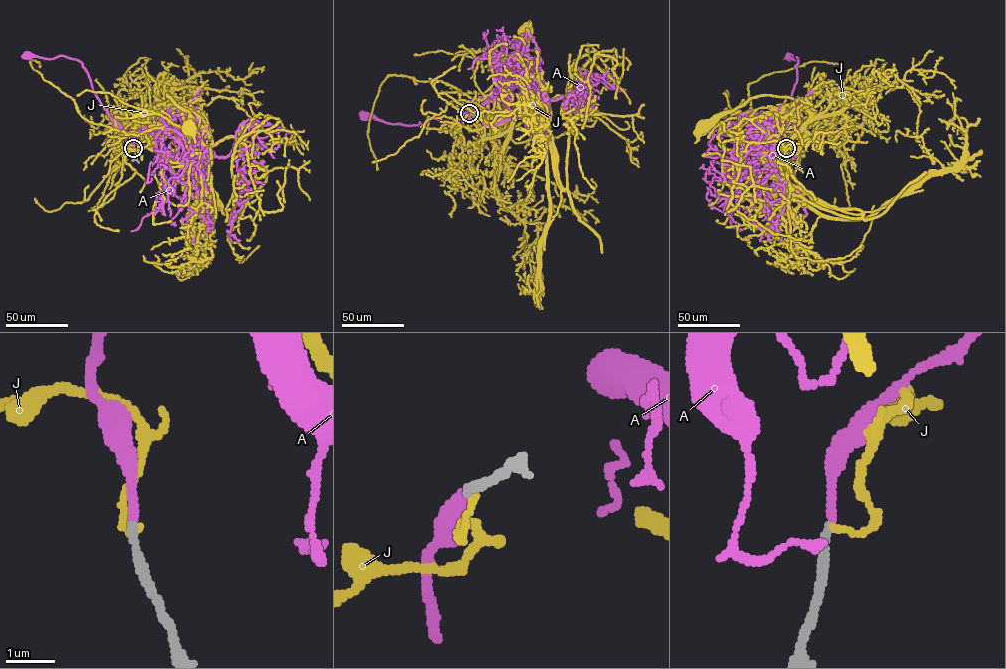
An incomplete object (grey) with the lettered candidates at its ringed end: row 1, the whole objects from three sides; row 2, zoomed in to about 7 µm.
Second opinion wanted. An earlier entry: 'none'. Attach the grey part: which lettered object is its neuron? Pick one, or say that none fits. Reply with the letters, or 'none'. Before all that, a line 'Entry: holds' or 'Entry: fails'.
Entry: fails
A

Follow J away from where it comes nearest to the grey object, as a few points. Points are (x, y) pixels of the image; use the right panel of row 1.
J: (786, 148), (799, 149), (802, 138), (811, 134), (805, 129), (809, 111), (788, 97), (755, 96), (701, 127)

